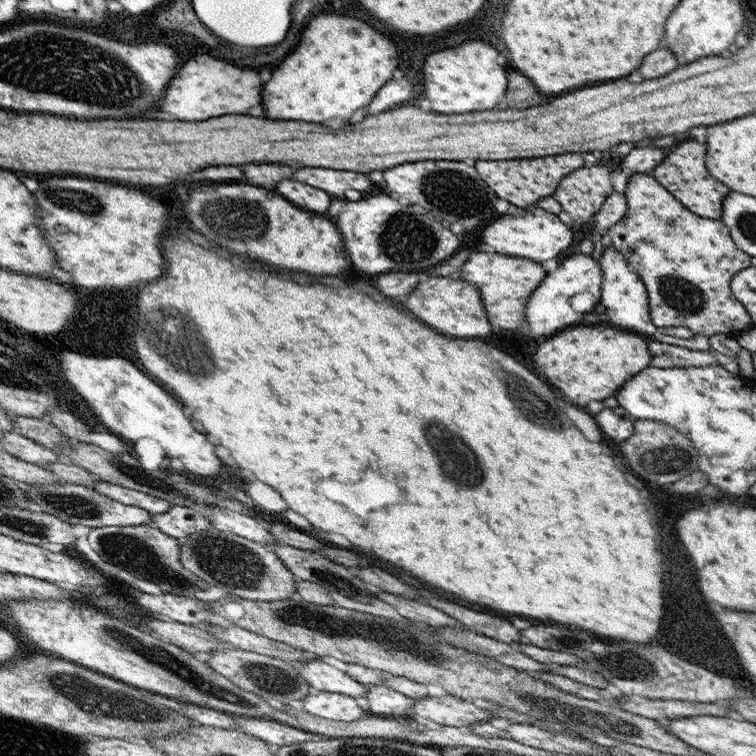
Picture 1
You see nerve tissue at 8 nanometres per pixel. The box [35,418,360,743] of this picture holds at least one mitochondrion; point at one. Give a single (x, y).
(96, 700)

